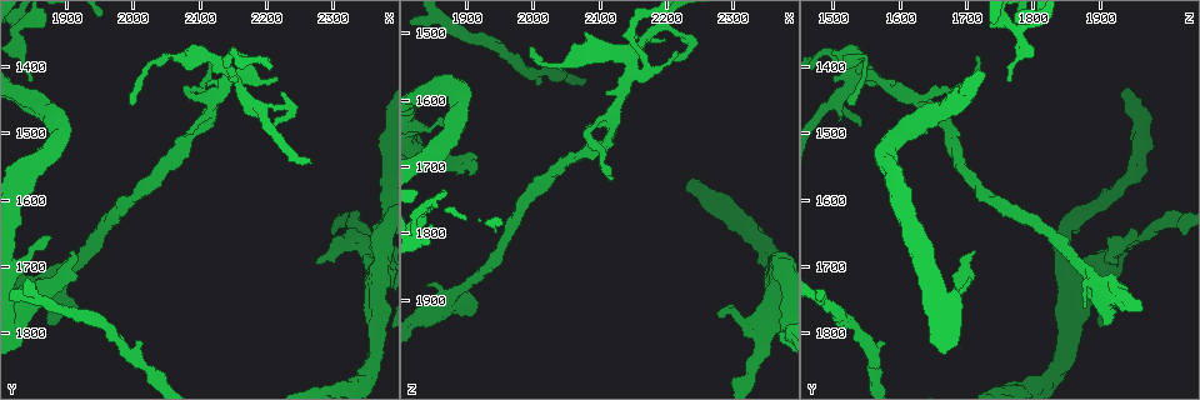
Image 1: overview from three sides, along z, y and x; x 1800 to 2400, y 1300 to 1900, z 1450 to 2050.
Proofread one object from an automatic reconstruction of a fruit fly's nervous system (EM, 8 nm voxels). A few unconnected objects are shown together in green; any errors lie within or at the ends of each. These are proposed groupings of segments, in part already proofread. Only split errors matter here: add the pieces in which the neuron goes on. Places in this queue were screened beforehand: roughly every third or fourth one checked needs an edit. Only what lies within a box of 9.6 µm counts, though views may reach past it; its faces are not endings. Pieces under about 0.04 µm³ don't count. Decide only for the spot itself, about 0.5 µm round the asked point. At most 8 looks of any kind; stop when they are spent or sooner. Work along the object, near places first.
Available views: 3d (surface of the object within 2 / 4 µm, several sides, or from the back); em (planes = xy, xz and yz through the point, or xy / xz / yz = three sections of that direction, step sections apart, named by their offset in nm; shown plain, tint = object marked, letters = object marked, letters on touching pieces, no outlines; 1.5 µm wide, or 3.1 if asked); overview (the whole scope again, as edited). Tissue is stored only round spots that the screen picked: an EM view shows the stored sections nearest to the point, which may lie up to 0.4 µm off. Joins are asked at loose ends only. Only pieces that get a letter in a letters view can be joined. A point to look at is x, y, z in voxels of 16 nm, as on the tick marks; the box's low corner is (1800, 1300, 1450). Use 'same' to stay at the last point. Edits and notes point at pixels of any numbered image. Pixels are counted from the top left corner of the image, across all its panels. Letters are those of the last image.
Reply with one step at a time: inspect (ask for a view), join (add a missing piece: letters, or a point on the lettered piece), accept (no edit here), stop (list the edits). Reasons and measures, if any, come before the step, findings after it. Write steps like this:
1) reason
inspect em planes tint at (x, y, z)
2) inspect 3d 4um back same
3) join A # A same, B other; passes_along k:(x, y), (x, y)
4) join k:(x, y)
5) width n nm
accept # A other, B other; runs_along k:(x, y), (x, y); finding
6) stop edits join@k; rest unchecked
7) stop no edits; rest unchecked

thin end
inspect 3d 2um at (1915, 1680, 1715)

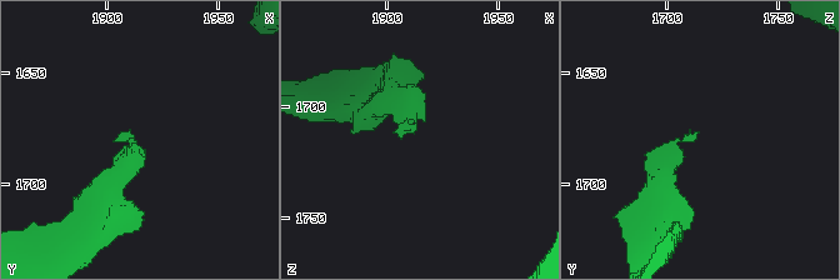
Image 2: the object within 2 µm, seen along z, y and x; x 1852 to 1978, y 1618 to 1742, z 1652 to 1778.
inspect em xy step 8 tint at (1913, 1680, 1711)

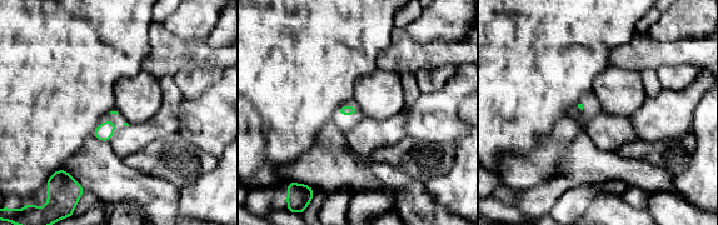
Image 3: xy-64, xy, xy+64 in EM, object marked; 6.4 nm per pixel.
cut it another way
inspect em planes letters same

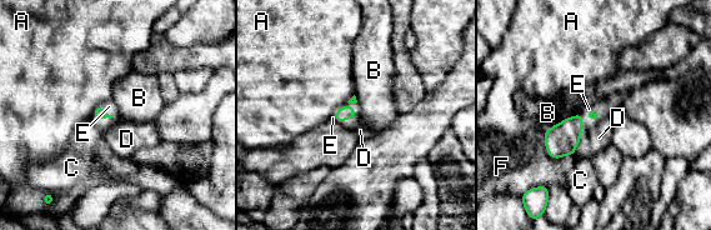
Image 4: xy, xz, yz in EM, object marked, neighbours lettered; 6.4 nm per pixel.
longest_contact F 260 nm
join E # A other, B other, C other, D other, E same, F other; passes_along 4:(344, 113), (343, 106), (350, 124); it goes on there

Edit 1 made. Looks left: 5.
redraw
inspect overview

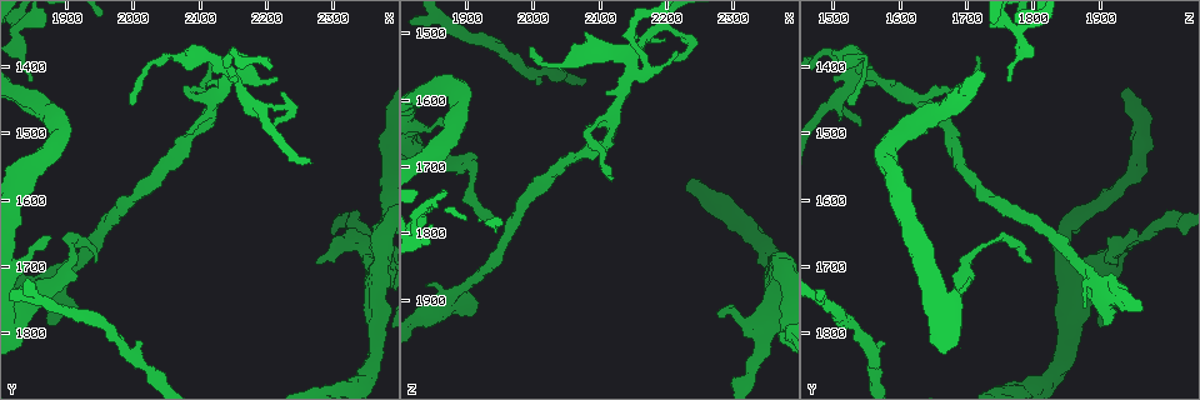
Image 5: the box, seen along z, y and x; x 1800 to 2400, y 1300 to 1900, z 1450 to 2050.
thin end
inspect 3d 4um at (2115, 1385, 1720)

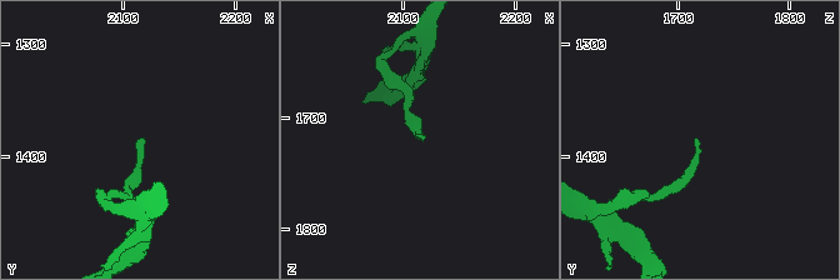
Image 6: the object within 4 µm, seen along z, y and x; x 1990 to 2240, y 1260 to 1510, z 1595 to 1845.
inspect em yz step 4 plain at (2114, 1384, 1716)

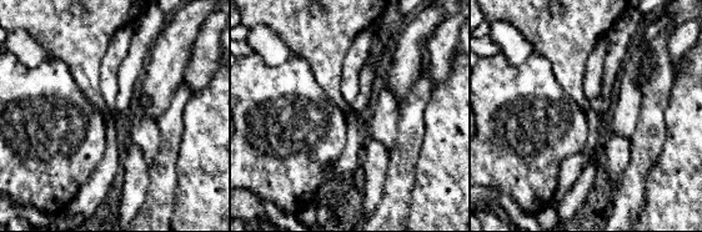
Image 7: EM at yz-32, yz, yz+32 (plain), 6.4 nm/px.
inspect em yz step 4 letters same

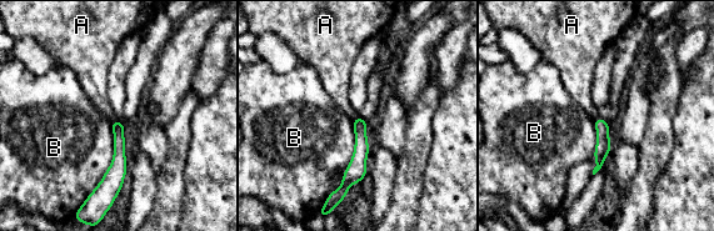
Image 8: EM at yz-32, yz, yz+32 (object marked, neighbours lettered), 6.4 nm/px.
accept # A other, B other; none of them fits

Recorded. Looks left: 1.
stop edits join@4; rest unchecked

